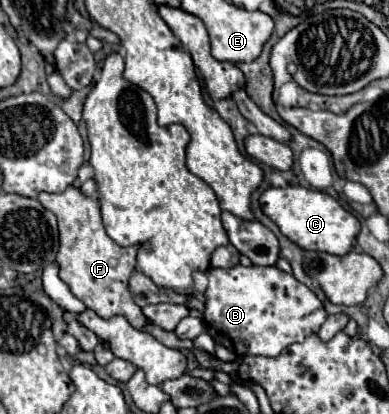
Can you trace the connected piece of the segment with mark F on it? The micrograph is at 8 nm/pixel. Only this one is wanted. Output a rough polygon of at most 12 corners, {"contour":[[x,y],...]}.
{"contour":[[79,188],[39,194],[59,222],[59,276],[101,318],[147,318],[129,276],[137,246],[107,236]]}

